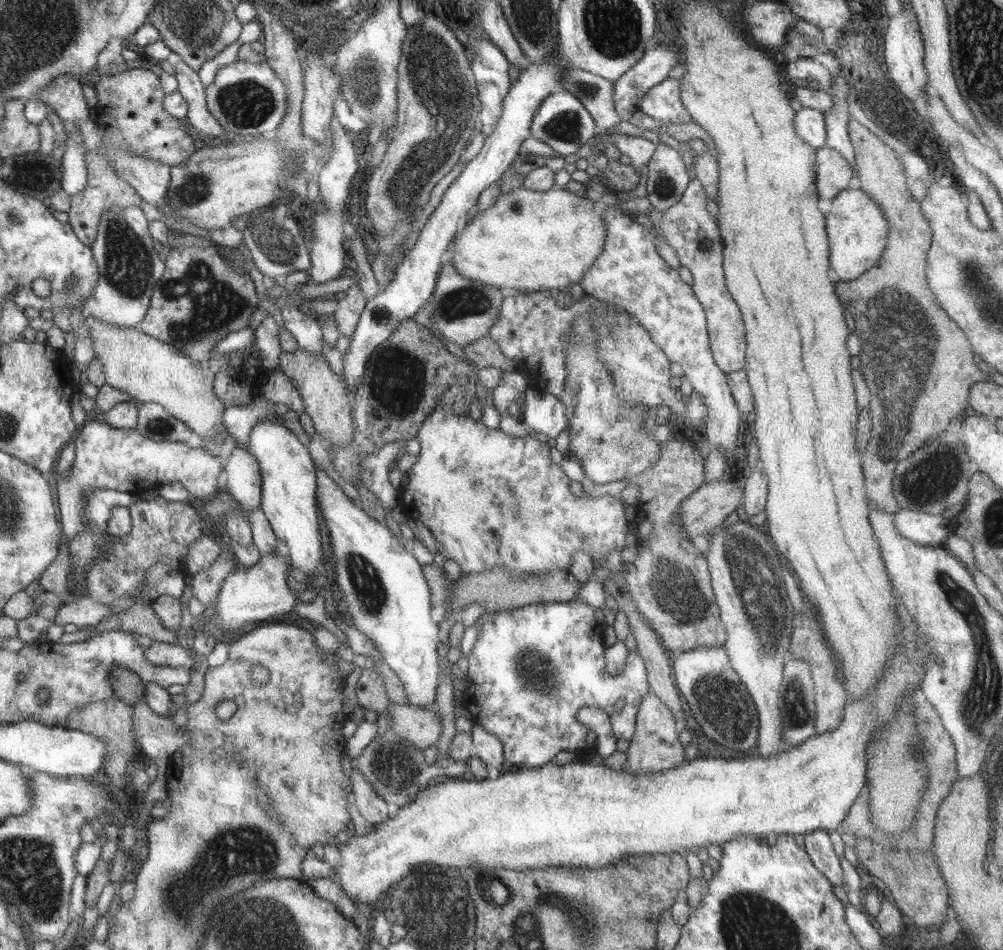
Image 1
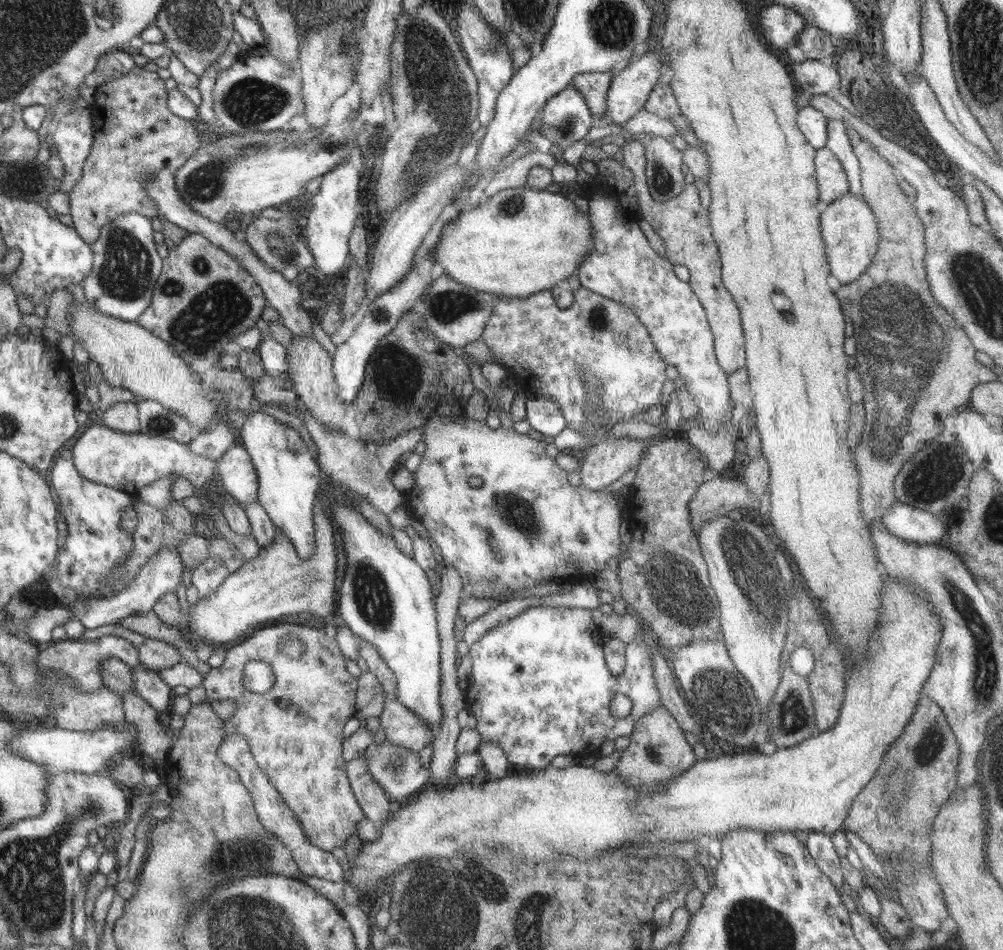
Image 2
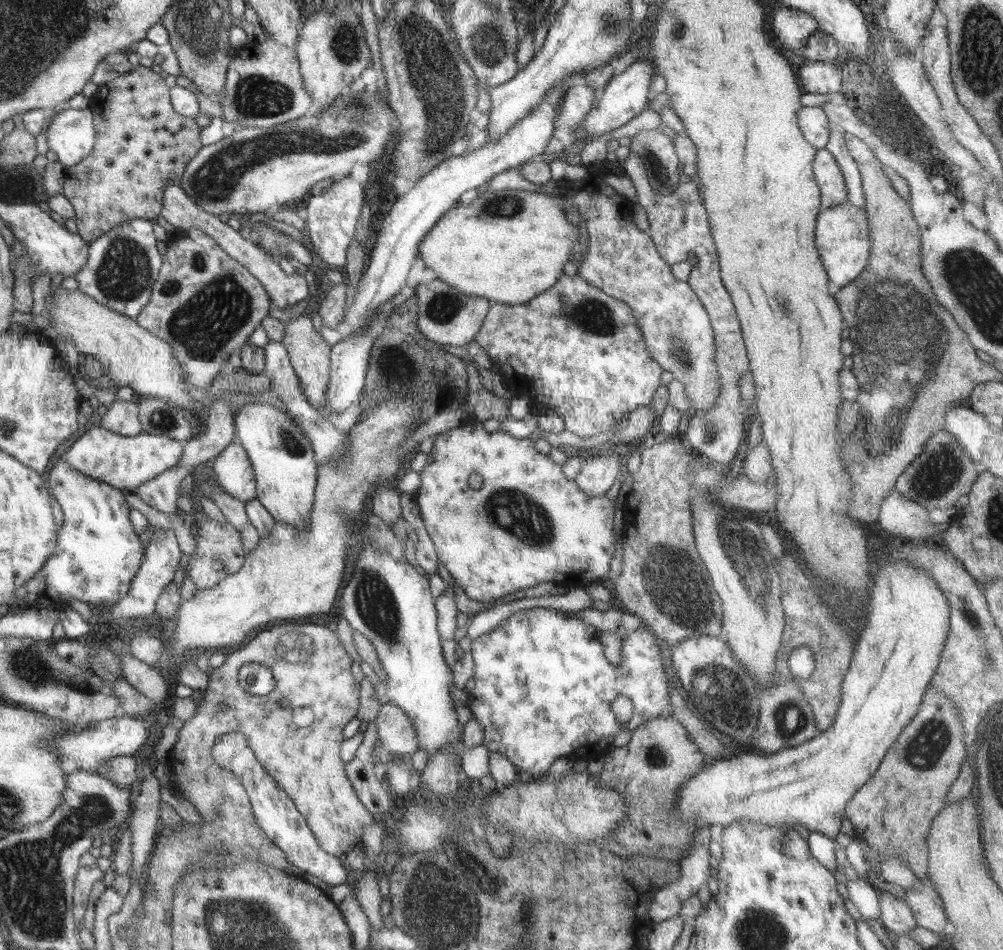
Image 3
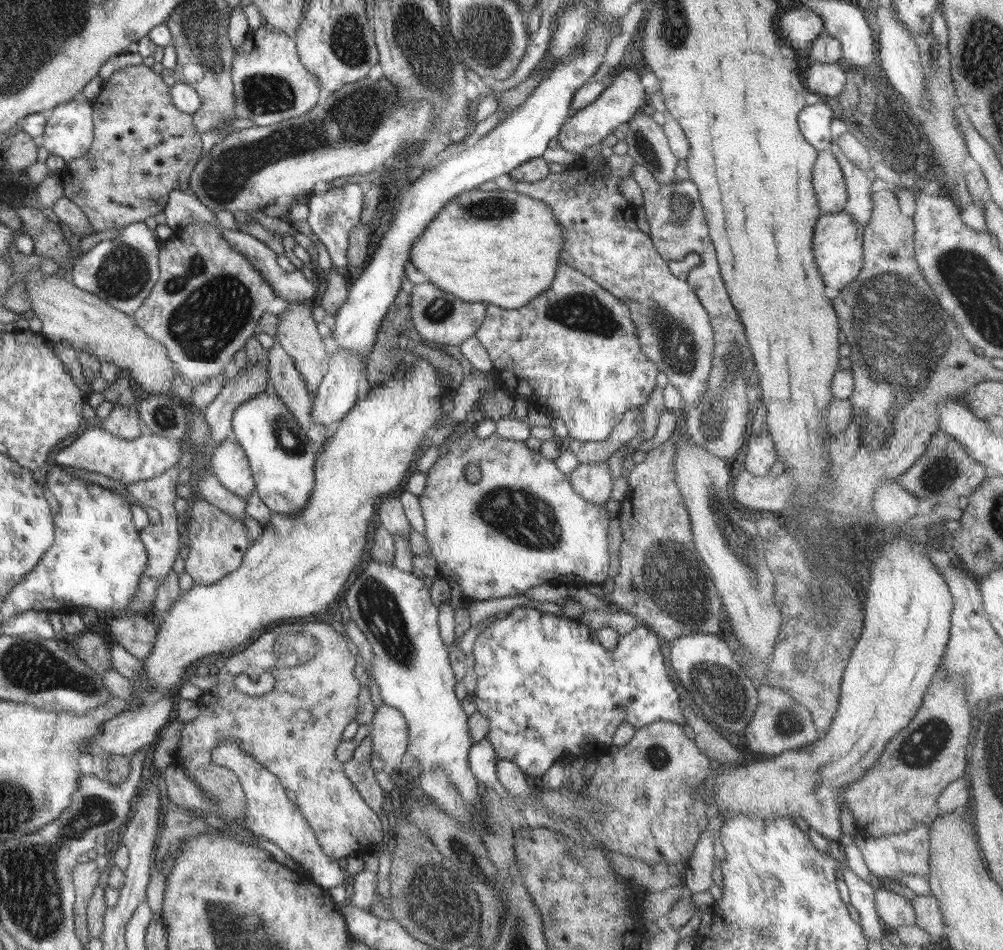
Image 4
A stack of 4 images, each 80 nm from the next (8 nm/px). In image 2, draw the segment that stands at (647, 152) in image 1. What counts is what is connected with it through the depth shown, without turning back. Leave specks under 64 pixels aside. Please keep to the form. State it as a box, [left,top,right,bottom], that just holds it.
[621,139,746,372]

